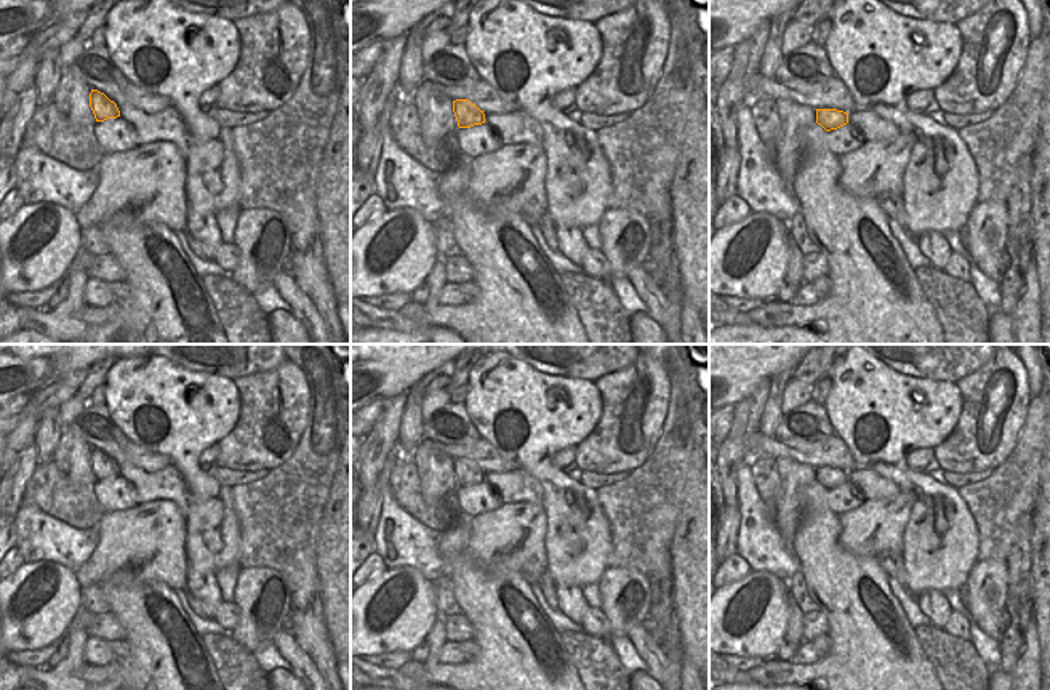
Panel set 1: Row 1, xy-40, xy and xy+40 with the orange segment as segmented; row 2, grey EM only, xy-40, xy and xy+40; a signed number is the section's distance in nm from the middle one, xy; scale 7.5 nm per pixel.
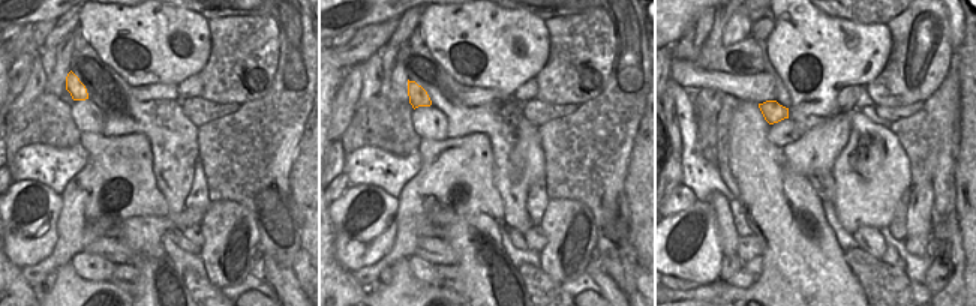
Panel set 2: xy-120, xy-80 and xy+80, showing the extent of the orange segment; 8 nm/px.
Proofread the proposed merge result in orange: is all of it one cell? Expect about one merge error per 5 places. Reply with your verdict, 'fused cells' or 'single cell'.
single cell

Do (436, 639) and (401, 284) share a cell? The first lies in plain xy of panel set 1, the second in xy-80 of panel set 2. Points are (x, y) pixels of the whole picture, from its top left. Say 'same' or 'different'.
same

